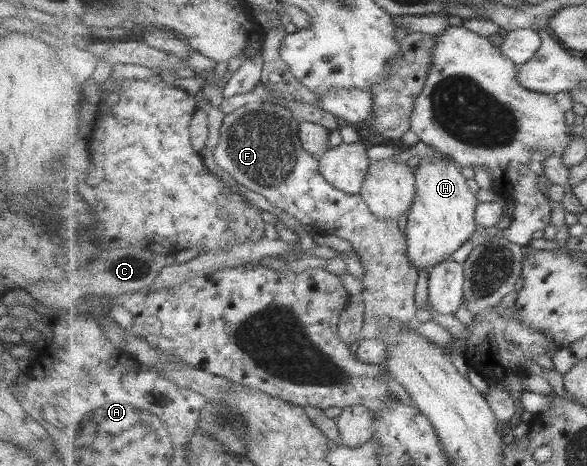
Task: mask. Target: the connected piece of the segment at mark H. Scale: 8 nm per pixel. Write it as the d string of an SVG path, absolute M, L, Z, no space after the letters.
M447 155L420 161L415 170L417 176L417 199L410 208L408 223L404 229L407 236L407 255L410 262L420 270L431 270L452 258L453 254L470 243L478 230L475 219L479 206L476 196L462 174L458 164Z

